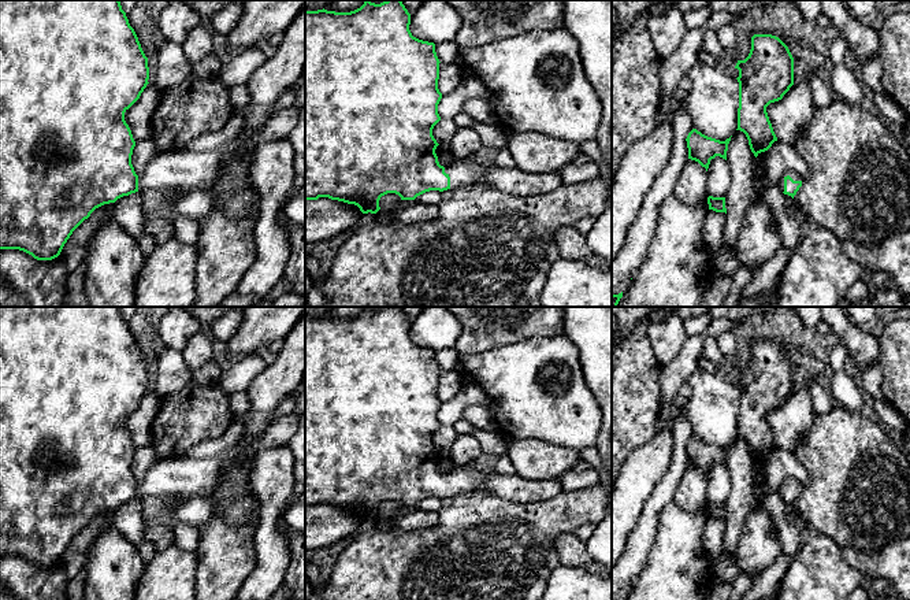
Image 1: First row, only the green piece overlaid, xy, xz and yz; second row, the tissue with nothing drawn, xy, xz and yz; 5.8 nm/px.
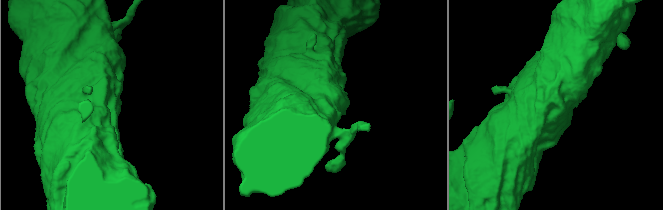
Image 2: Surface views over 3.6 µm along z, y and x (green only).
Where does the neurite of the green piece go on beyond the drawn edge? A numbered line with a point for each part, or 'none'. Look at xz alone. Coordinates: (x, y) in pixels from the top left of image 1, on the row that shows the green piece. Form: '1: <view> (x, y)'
1: xz (463, 173)

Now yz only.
1: yz (792, 174)

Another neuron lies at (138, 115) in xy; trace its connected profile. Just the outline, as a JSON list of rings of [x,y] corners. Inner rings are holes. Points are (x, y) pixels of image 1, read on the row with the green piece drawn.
[[[148,84],[140,99],[125,112],[125,121],[129,125],[135,142],[151,136],[151,119],[159,104],[161,92],[155,85]]]

